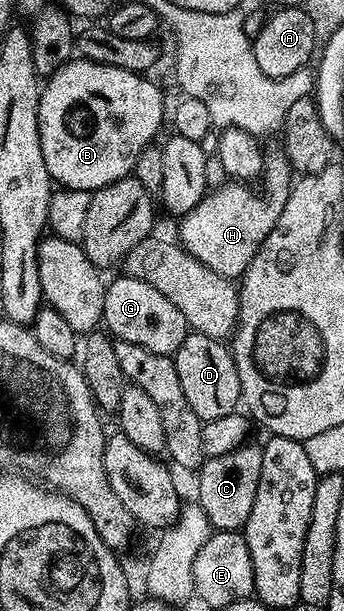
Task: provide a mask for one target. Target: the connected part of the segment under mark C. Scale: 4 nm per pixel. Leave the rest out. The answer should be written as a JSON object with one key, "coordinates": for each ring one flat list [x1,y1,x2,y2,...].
{"coordinates":[[243,445,232,449,232,453,206,459,197,472,199,475,196,501,208,515,208,521,214,531,237,531,248,521,260,483,262,455,261,446,250,446]]}

